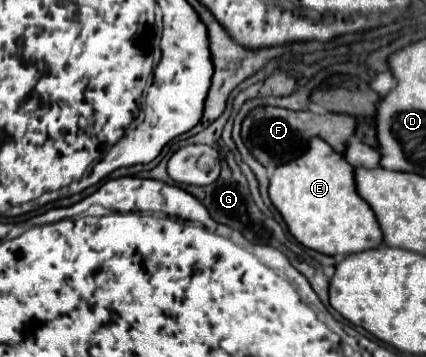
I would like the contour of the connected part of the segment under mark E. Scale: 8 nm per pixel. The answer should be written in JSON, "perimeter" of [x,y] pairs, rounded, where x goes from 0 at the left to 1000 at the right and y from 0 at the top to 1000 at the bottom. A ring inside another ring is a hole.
{"perimeter":[[[735,387],[725,392],[725,415],[702,443],[660,459],[646,471],[636,504],[631,504],[631,555],[641,577],[664,605],[678,650],[721,695],[744,700],[768,717],[819,717],[847,700],[890,695],[899,683],[899,655],[885,627],[885,611],[866,571],[838,543],[833,532],[833,499],[829,471],[815,459],[815,448],[786,426],[763,392]]]}

